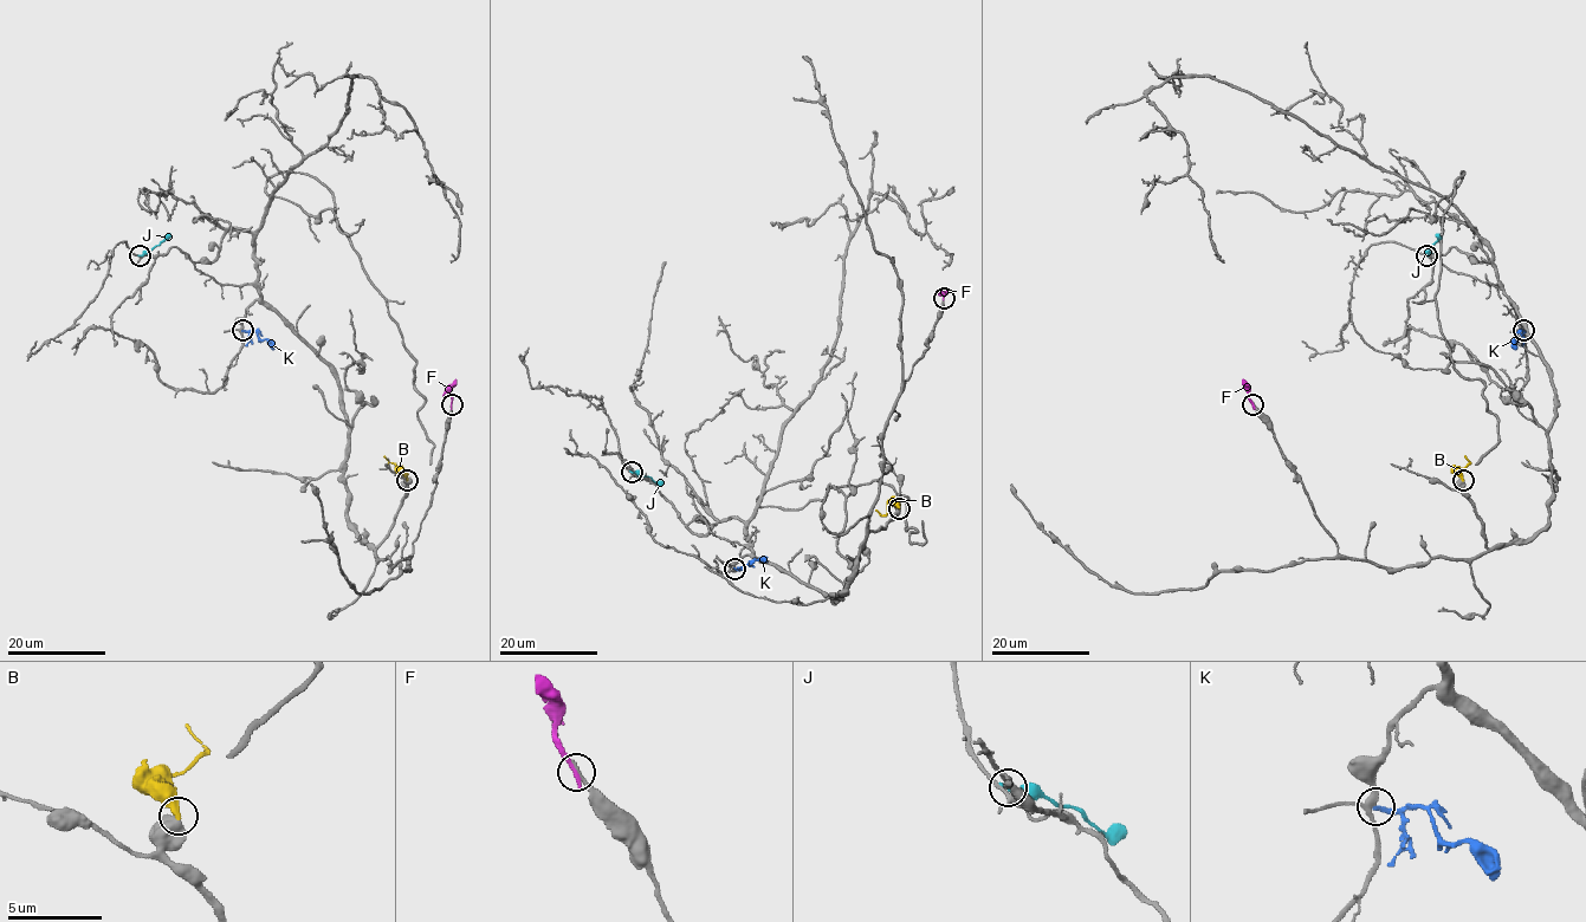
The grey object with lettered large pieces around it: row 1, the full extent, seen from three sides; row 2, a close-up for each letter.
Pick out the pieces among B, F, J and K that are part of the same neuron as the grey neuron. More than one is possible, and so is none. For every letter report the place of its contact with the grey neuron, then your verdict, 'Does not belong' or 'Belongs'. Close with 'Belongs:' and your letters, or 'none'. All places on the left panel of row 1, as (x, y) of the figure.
B: Touches grey at (407, 480). Belongs
F: Touches grey at (452, 404). Does not belong
J: Touches grey at (140, 255). Does not belong
K: Touches grey at (243, 330). Does not belong
Belongs: B

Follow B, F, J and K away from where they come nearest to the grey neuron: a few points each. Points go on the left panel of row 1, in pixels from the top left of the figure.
B: (406, 479), (384, 456)
F: (452, 404), (451, 385), (455, 380)
J: (141, 255), (170, 233)
K: (243, 331), (254, 331), (273, 349)

